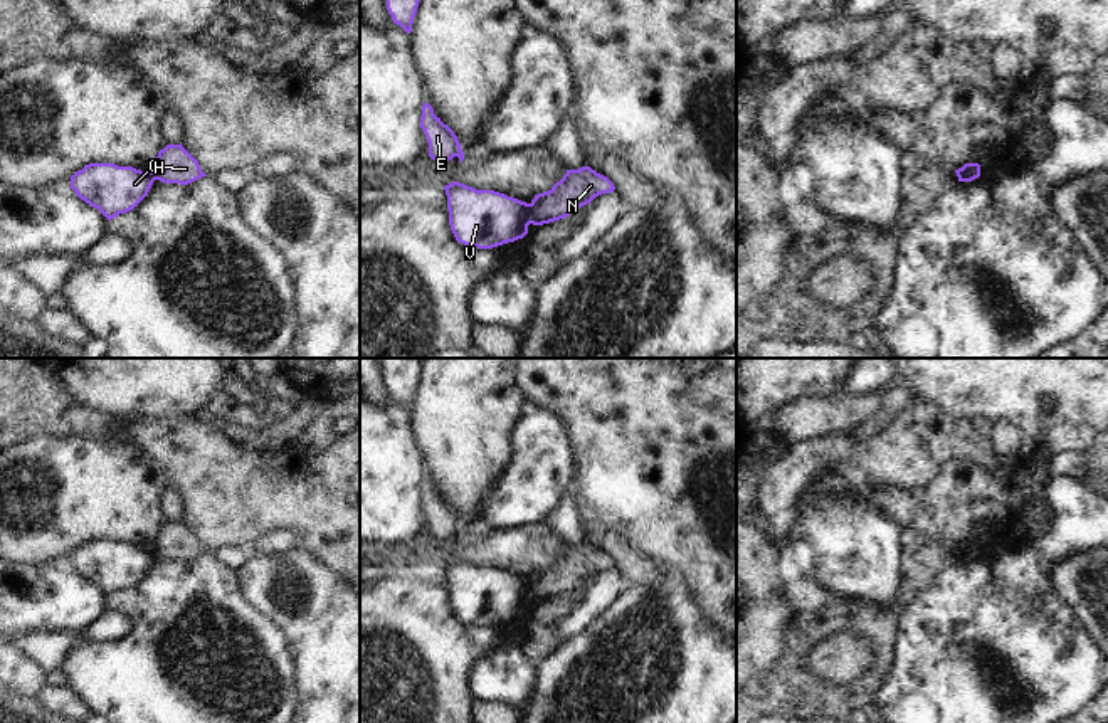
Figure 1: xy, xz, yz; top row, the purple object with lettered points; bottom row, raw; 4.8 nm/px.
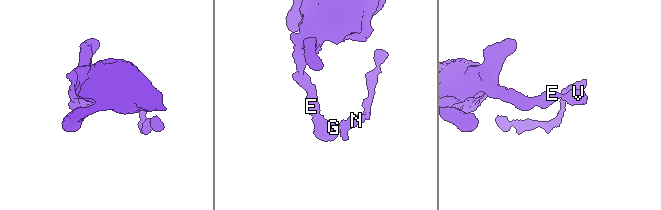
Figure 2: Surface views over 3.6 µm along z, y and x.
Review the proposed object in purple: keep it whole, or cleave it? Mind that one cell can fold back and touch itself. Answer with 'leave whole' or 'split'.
split

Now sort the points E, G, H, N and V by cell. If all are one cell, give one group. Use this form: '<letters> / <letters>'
E G V / H N

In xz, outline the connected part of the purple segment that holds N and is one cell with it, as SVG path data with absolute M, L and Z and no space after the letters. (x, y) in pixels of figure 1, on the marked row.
M590 166L567 170L548 192L535 195L530 203L530 224L543 225L565 219L595 197L614 190L614 183Z

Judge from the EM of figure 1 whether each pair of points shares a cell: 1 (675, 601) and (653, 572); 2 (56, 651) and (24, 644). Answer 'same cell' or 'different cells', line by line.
1: different cells
2: same cell

